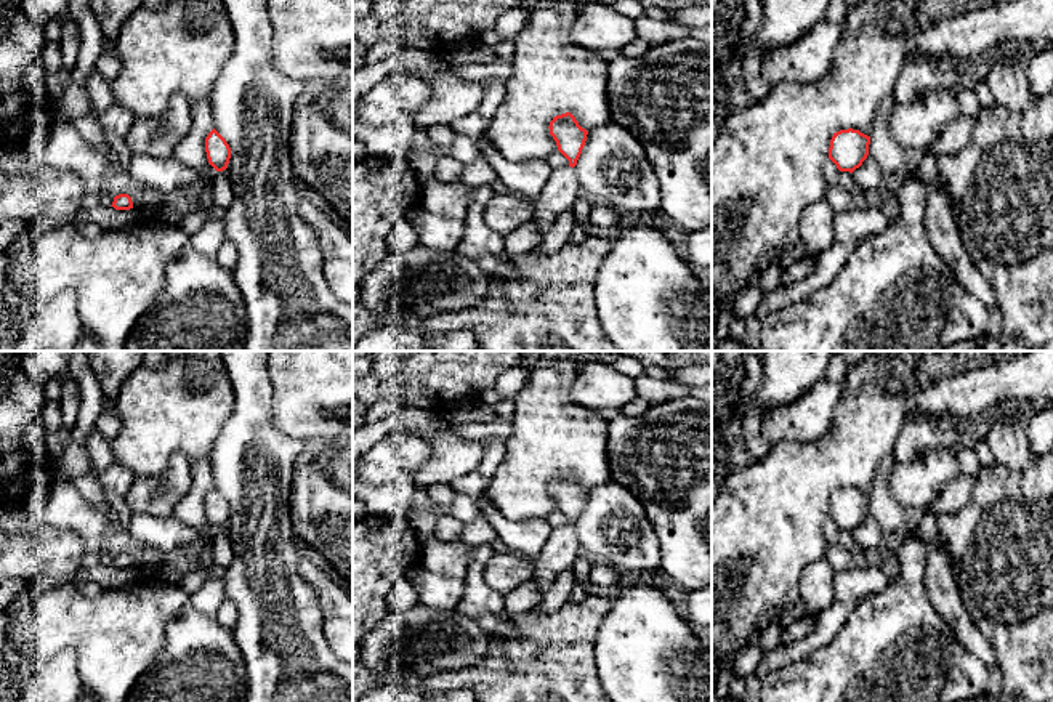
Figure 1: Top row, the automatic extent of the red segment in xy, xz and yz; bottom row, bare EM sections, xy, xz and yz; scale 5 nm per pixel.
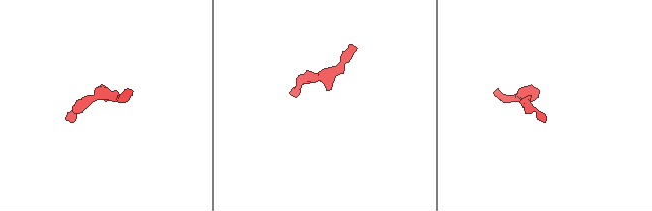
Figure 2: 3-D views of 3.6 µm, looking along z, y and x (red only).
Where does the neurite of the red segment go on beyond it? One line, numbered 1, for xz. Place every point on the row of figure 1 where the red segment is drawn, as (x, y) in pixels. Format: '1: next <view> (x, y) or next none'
1: next xz (561, 191)

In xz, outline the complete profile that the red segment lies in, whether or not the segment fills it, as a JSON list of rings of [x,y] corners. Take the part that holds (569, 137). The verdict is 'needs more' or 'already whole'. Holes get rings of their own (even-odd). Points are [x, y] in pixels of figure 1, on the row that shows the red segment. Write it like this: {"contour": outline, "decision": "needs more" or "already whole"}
{"contour": [[[571,112],[553,117],[548,128],[556,141],[558,151],[569,160],[569,165],[551,171],[542,192],[532,202],[532,221],[543,234],[561,213],[572,210],[574,204],[582,197],[574,167],[577,165],[588,135]]], "decision": "needs more"}

